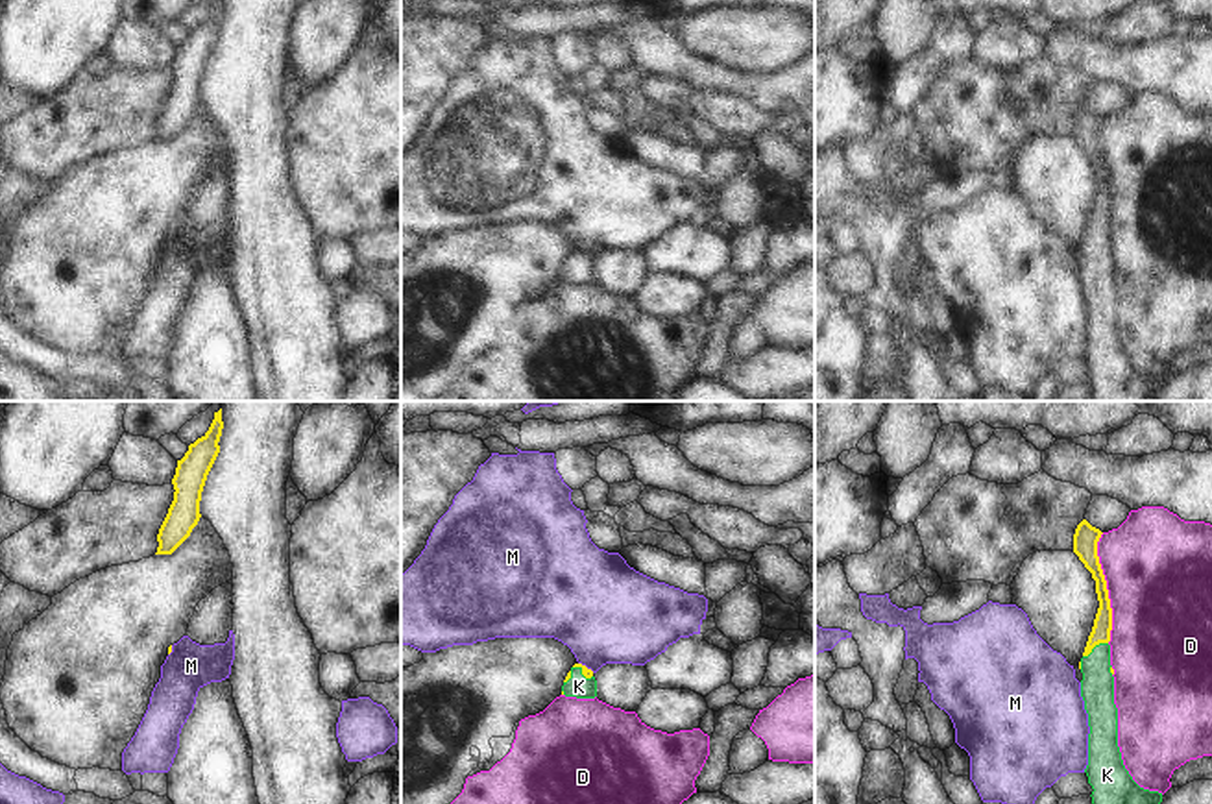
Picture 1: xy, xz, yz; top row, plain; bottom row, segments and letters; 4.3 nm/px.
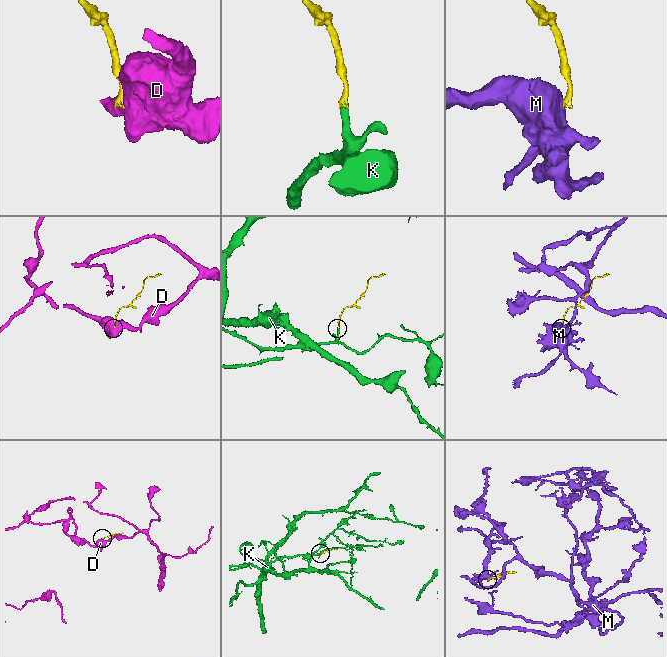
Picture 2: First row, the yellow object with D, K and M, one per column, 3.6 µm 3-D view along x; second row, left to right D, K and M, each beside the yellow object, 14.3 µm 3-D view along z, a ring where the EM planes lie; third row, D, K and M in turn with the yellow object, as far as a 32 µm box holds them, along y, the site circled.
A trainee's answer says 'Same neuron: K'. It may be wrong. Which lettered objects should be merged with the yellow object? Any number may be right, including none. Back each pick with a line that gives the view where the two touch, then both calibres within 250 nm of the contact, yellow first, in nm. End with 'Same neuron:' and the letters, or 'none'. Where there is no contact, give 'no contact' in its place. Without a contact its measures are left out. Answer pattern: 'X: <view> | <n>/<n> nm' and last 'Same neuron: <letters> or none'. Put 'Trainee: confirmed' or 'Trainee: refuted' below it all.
K: yz | 80/140 nm
Same neuron: K
Trainee: confirmed

